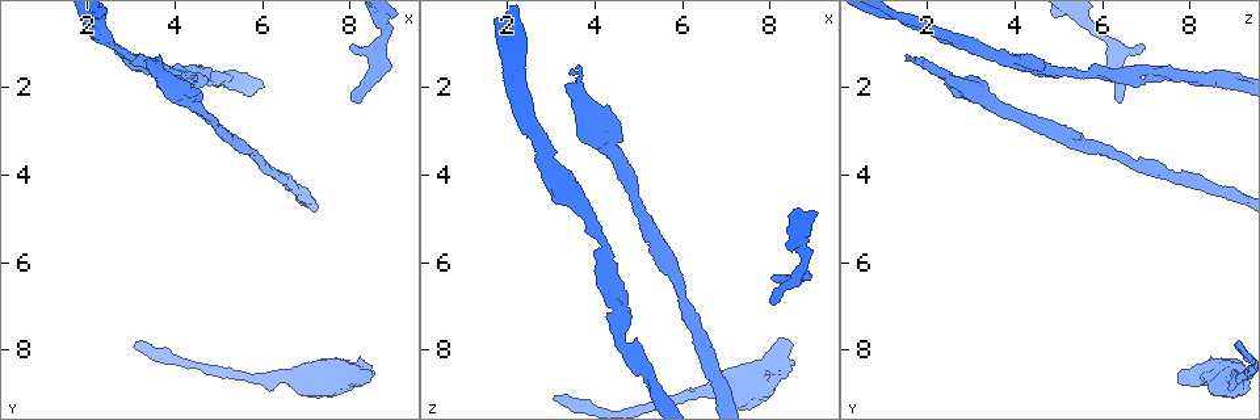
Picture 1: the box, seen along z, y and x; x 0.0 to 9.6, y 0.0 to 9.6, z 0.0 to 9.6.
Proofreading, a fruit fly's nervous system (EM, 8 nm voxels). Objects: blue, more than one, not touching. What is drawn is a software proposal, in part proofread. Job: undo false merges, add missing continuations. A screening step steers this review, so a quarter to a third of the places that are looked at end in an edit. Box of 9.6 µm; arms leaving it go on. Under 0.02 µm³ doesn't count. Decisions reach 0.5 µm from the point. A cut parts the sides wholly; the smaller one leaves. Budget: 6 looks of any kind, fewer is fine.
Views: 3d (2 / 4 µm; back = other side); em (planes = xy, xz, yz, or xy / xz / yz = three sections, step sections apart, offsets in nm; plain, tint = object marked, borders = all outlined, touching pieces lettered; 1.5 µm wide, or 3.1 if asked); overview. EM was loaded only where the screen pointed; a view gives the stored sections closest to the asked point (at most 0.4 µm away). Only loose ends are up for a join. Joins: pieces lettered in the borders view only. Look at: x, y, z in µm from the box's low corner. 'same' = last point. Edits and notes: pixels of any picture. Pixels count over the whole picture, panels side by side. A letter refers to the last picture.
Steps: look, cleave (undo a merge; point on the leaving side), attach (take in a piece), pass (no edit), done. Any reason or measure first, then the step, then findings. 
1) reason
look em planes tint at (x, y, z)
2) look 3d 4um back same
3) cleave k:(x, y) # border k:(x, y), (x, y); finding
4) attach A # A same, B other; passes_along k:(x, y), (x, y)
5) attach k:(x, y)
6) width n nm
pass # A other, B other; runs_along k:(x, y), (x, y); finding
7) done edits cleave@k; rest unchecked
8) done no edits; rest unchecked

stops while still wide
look em planes tint at (8.25, 8.65, 7.70)

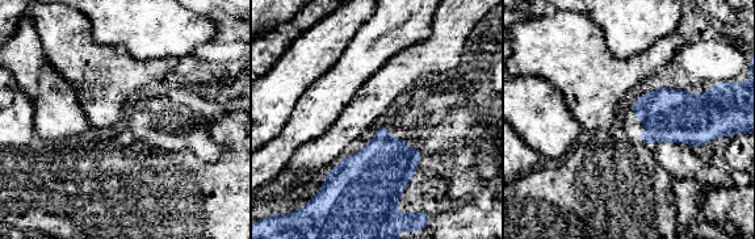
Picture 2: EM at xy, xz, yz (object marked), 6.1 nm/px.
look em planes borders same

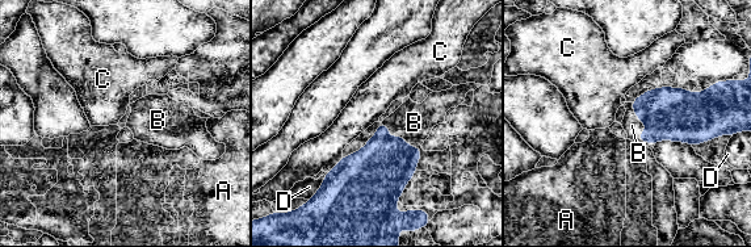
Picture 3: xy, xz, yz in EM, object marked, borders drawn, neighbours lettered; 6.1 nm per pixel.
attach B # A other, B same, C other, D other; passes_along 3:(675, 114), (646, 129), (632, 125); the cell continues

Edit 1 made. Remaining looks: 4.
redraw
look overview

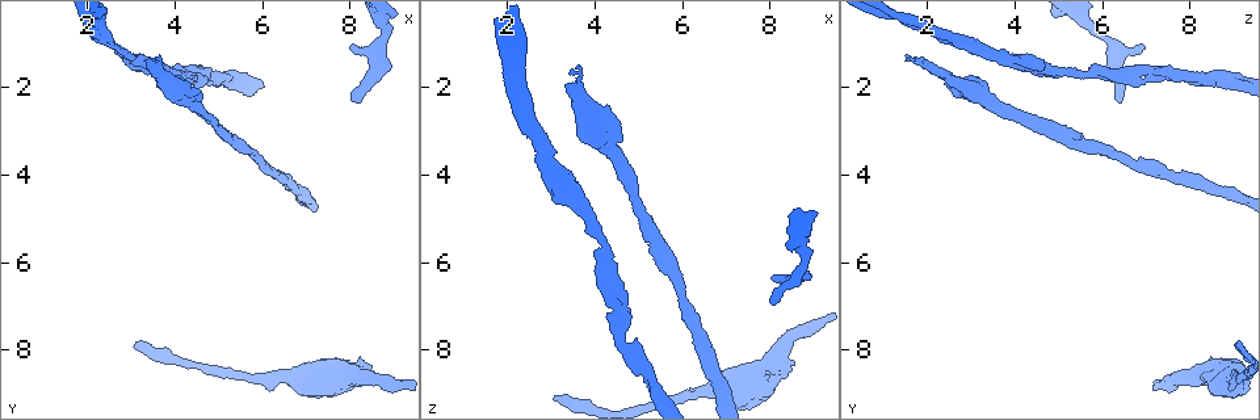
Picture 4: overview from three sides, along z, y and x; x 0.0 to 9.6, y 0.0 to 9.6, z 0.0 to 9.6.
an open end
look em yz step 8 borders at (8.00, 1.00, 6.95)

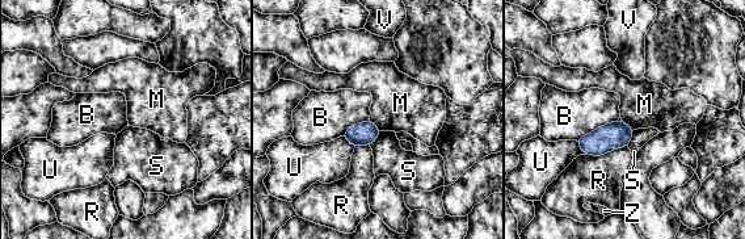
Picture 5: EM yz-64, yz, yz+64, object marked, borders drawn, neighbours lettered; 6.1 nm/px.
pass # B other, M other, R other, S other, U other, V other, Z other; border 5:(370, 120), (381, 130); none of them fits

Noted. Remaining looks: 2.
an open end
look em planes borders at (4.75, 1.85, 6.85)

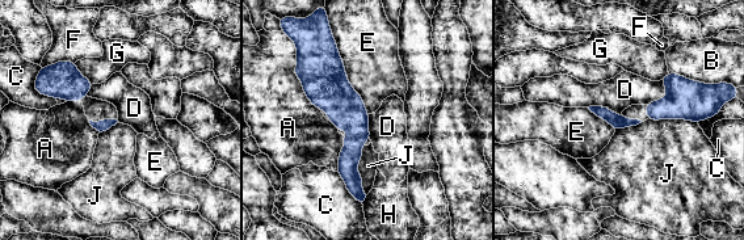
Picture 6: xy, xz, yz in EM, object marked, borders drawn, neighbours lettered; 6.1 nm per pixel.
pass # A other, B other, C other, D other, E other, F other, G other, H other, J other; no lettered piece goes on from it

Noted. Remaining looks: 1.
done edits attach@3; rest unchecked

